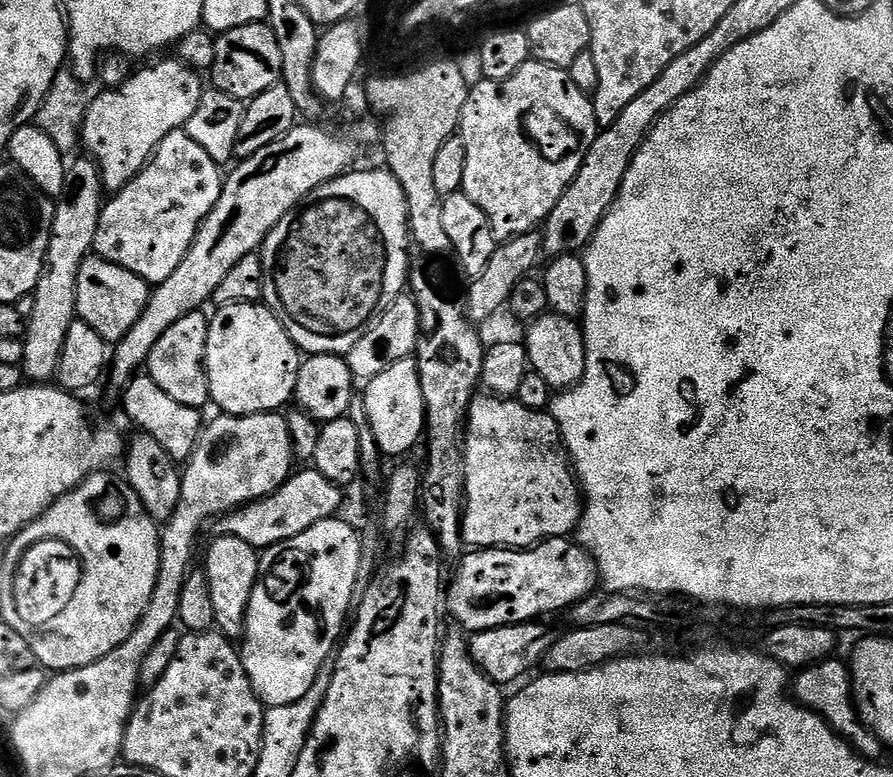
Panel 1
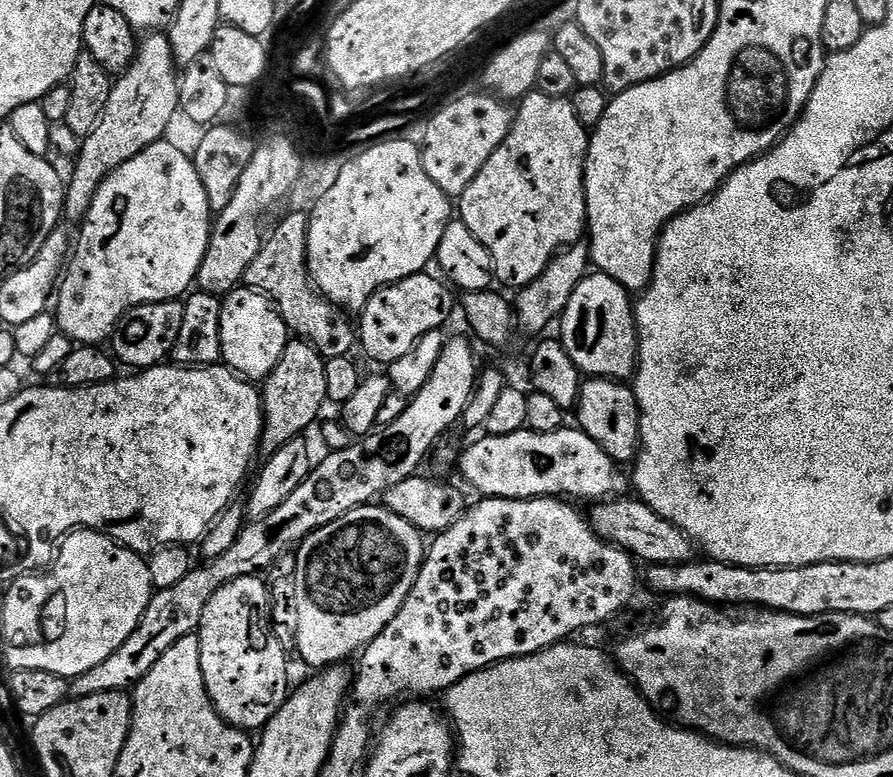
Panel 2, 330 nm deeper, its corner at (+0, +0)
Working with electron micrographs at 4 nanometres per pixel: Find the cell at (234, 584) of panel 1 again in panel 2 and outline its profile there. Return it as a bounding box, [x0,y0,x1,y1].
[200,576,289,730]

